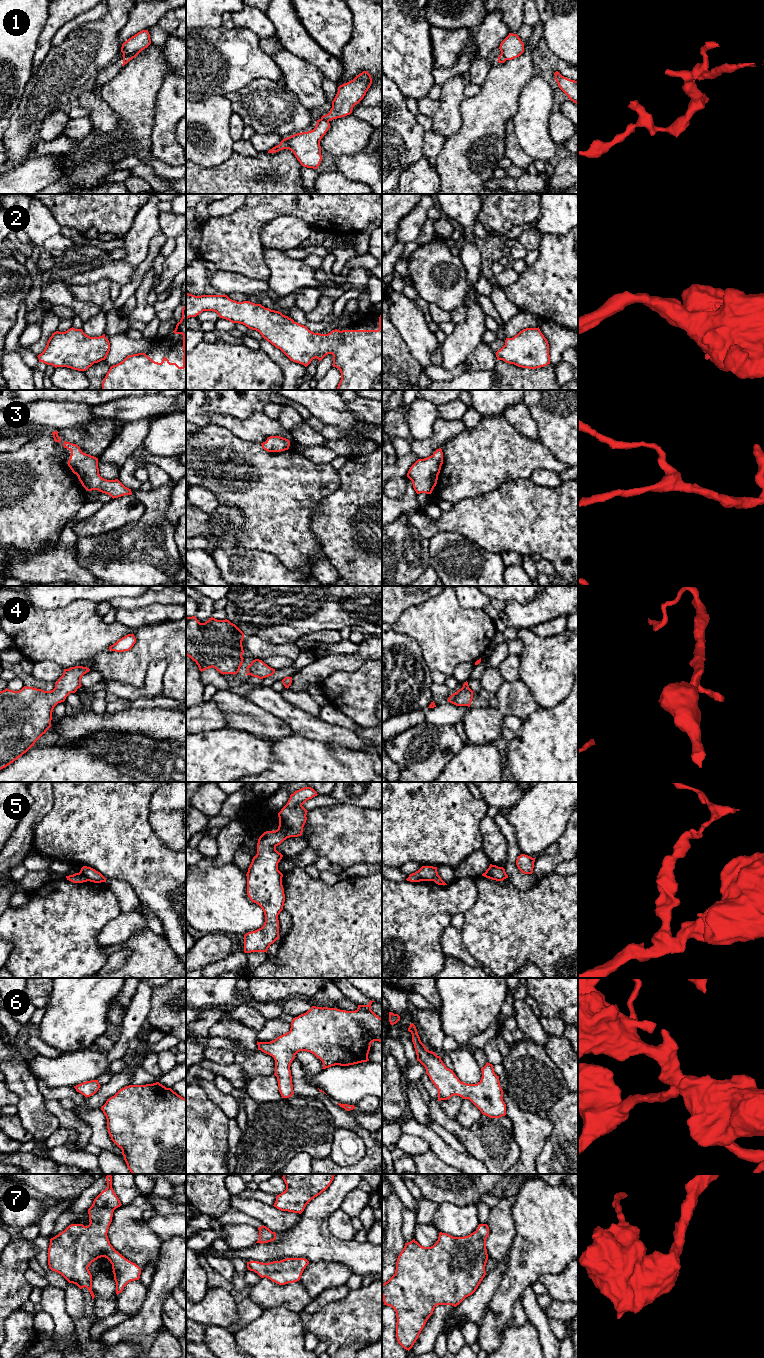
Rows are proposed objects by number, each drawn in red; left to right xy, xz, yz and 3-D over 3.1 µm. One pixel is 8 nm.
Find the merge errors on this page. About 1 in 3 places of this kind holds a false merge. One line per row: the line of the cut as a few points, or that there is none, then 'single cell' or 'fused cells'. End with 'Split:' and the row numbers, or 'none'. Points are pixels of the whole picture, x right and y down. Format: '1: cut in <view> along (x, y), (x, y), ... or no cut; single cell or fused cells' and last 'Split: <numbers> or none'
1: cut in xy along (140, 50), (123, 56); fused cells
2: no cut; single cell
3: no cut; single cell
4: no cut; single cell
5: cut in xz along (277, 829), (287, 837); fused cells
6: no cut; single cell
7: no cut; single cell
Split: 1, 5

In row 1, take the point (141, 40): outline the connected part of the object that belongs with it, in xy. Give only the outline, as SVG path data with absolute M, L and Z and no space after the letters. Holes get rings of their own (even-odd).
M142 30L122 44L121 52L123 56L128 56L144 50L150 44L151 39L148 30Z

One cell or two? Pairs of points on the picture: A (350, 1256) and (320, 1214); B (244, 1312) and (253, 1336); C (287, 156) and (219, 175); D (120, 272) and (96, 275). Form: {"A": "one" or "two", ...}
{"A": "one", "B": "two", "C": "one", "D": "one"}

